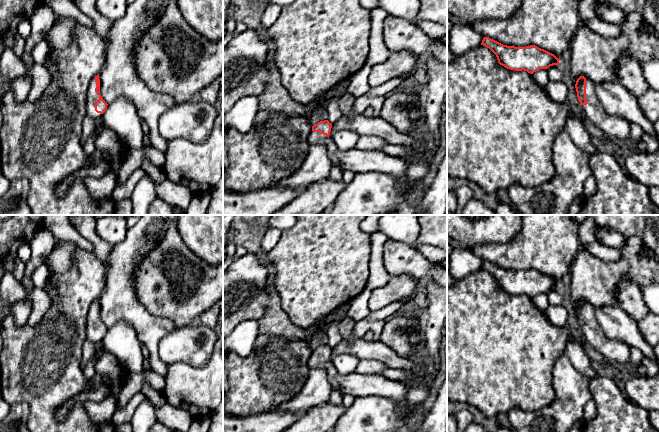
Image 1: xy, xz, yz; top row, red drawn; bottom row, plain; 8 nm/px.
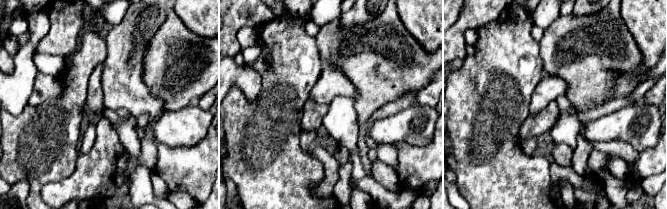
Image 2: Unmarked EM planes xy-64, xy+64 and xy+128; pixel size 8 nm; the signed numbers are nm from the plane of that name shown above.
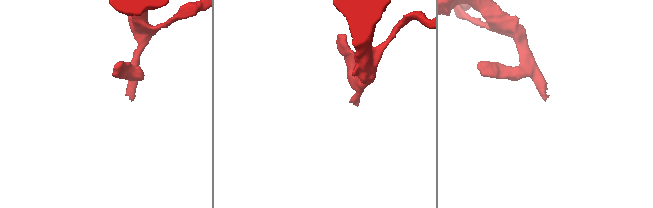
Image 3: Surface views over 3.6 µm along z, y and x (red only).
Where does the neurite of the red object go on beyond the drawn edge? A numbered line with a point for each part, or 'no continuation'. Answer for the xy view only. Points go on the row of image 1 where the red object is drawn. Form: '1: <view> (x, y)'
1: xy (92, 96)

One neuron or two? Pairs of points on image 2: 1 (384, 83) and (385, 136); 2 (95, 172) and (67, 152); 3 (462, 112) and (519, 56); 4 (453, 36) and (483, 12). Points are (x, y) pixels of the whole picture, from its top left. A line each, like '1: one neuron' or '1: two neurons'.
1: two neurons
2: two neurons
3: one neuron
4: one neuron

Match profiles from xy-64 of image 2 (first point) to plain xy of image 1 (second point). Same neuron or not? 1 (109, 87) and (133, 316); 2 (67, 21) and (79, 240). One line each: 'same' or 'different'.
1: same
2: different

